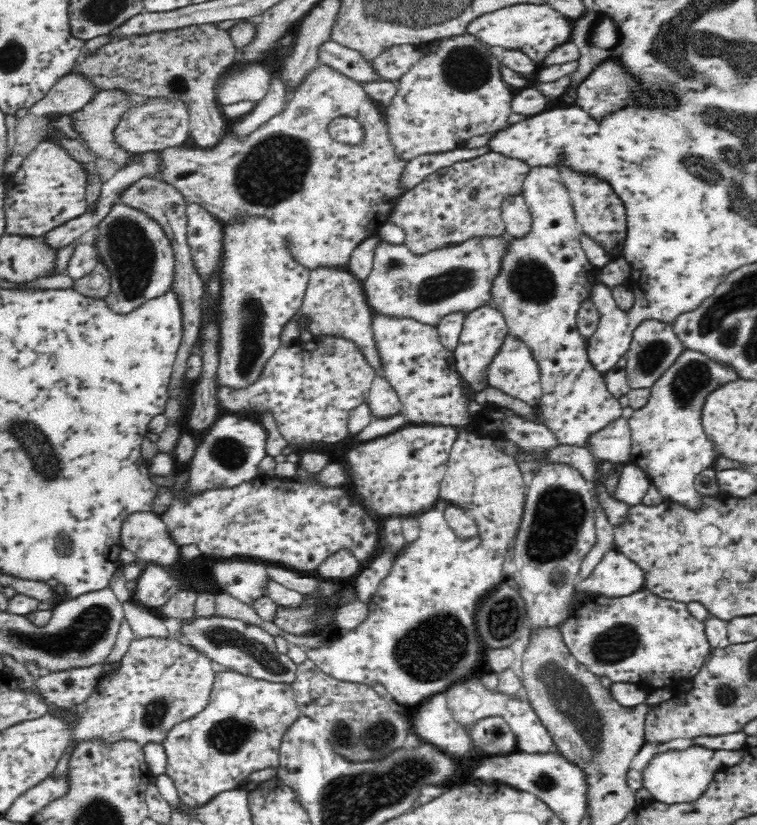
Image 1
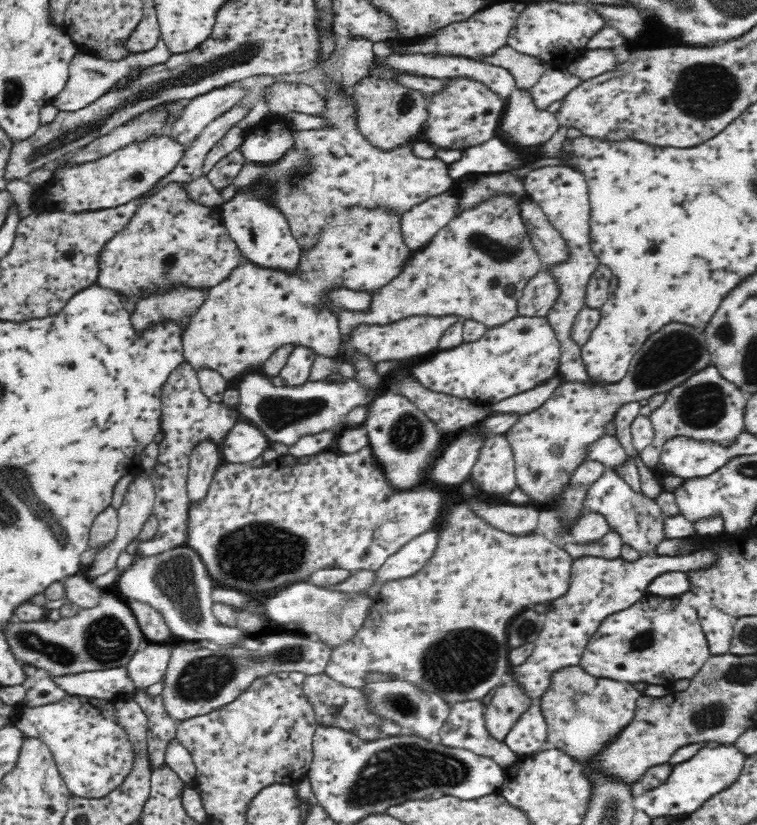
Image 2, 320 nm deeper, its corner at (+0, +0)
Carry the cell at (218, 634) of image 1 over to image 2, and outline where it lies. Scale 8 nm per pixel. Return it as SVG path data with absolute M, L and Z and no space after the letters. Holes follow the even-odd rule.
M182 546L160 555L148 556L147 559L144 555L138 554L133 563L120 574L113 590L122 599L132 598L150 603L164 615L169 632L176 641L202 643L202 638L206 638L207 642L208 638L212 640L220 636L219 647L225 646L222 642L230 642L234 638L236 638L236 647L240 647L246 638L257 638L257 635L236 632L234 626L226 626L214 616L212 613L214 601L210 599L212 581L211 574L205 568L200 555L190 547Z

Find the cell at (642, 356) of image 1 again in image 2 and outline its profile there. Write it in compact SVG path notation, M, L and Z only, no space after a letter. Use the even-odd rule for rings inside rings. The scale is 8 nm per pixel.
M668 323L652 333L632 357L629 370L615 383L604 387L590 388L578 382L560 381L552 394L540 405L540 408L519 416L505 432L505 439L510 447L515 462L515 475L518 488L530 496L530 504L540 507L557 499L570 473L584 462L585 448L603 434L603 426L614 418L618 406L625 402L649 399L653 394L667 393L671 388L683 383L692 373L700 372L710 363L710 353L705 345L703 332L688 324Z

